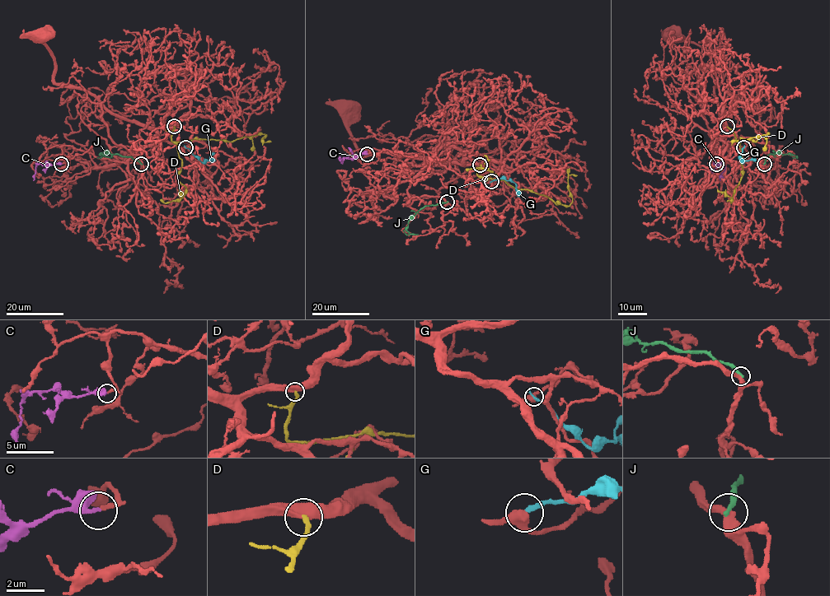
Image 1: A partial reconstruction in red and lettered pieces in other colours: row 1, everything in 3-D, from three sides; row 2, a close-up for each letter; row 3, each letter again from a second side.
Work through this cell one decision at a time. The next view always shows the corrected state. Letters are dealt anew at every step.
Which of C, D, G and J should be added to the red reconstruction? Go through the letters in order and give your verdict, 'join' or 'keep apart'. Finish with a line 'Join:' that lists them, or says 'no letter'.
C: join
D: keep apart
G: keep apart
J: keep apart
Join: C

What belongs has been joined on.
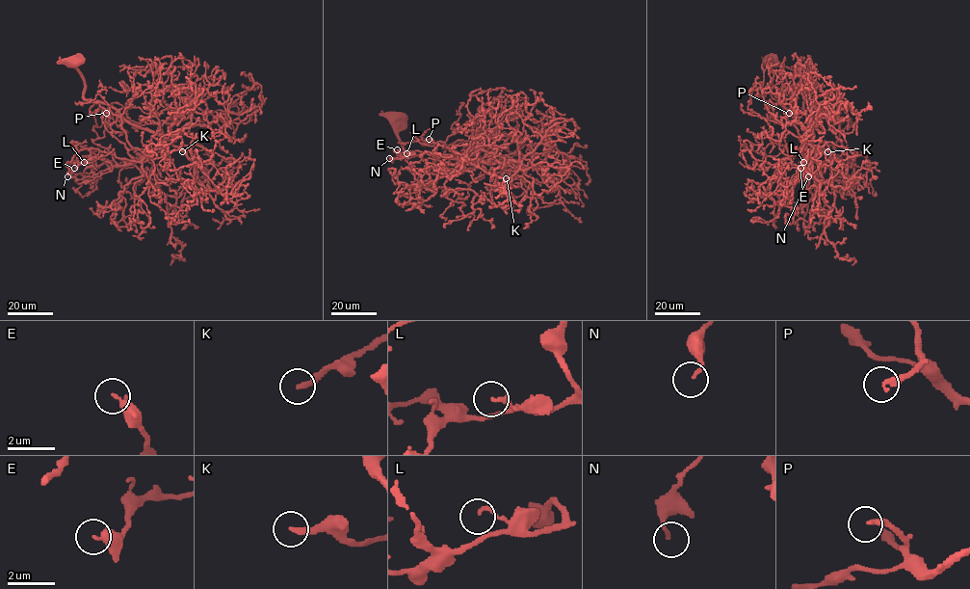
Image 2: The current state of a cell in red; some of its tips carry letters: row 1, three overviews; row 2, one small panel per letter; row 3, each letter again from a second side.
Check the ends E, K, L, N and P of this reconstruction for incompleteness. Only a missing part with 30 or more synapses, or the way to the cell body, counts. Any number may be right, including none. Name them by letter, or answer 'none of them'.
K, P

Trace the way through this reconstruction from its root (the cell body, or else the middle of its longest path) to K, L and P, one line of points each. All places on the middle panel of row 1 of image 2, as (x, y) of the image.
K: (398, 119), (406, 160), (439, 153), (487, 163), (496, 159), (526, 171), (515, 179), (506, 178)
L: (398, 119), (406, 160), (437, 153), (432, 162), (435, 158), (459, 164), (468, 151), (406, 153)
P: (398, 119), (406, 160), (437, 153), (432, 162), (435, 158), (459, 164), (467, 155), (429, 139)

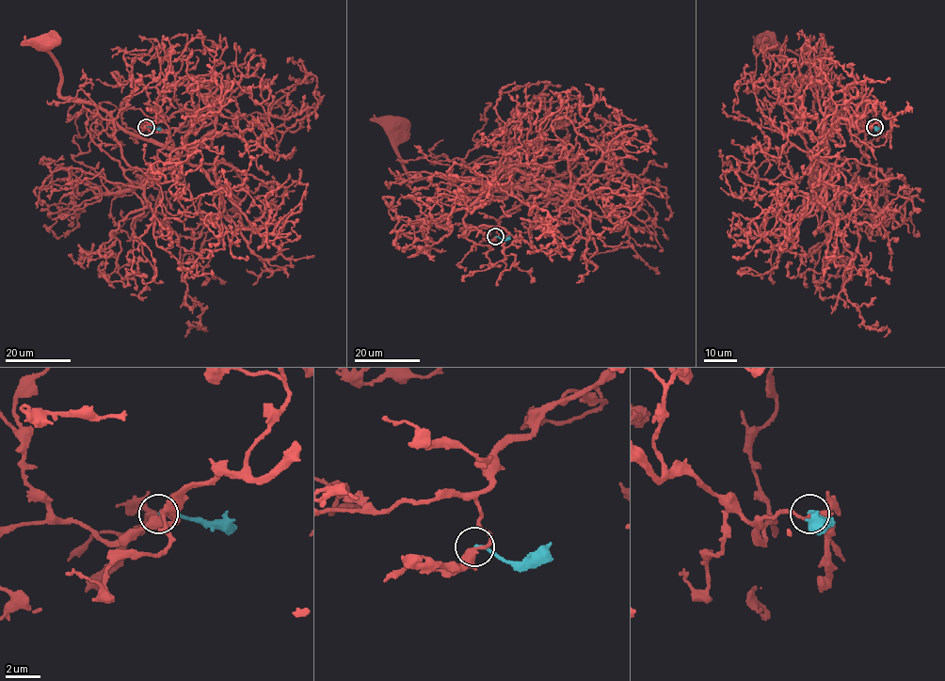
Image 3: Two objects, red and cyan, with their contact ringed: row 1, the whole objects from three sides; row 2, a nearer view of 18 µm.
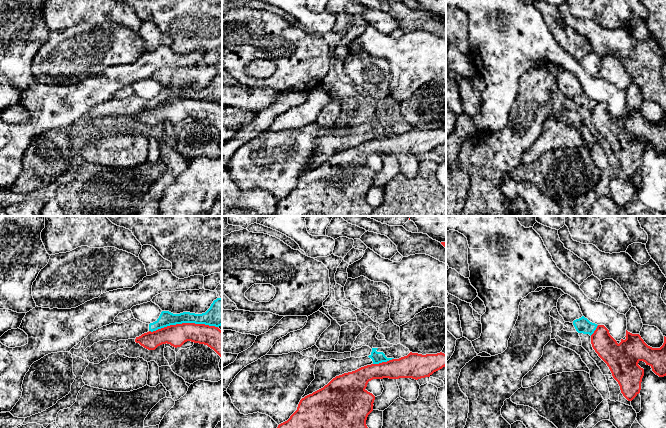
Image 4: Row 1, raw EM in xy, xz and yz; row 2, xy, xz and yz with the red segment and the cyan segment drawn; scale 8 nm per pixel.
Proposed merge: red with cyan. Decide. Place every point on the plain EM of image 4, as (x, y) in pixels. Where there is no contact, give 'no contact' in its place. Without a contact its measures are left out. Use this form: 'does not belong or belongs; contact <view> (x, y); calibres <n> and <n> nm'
does not belong; contact xy (183, 99); calibres 180 and 150 nm

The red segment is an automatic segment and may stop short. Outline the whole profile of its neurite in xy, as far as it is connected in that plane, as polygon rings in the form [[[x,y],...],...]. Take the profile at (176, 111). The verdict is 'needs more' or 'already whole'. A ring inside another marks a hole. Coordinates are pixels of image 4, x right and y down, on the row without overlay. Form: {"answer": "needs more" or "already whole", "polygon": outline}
{"answer": "already whole", "polygon": [[[182,99],[149,107],[135,115],[136,119],[148,126],[155,126],[166,119],[177,124],[187,117],[207,121],[222,133],[222,107],[215,102]]]}

